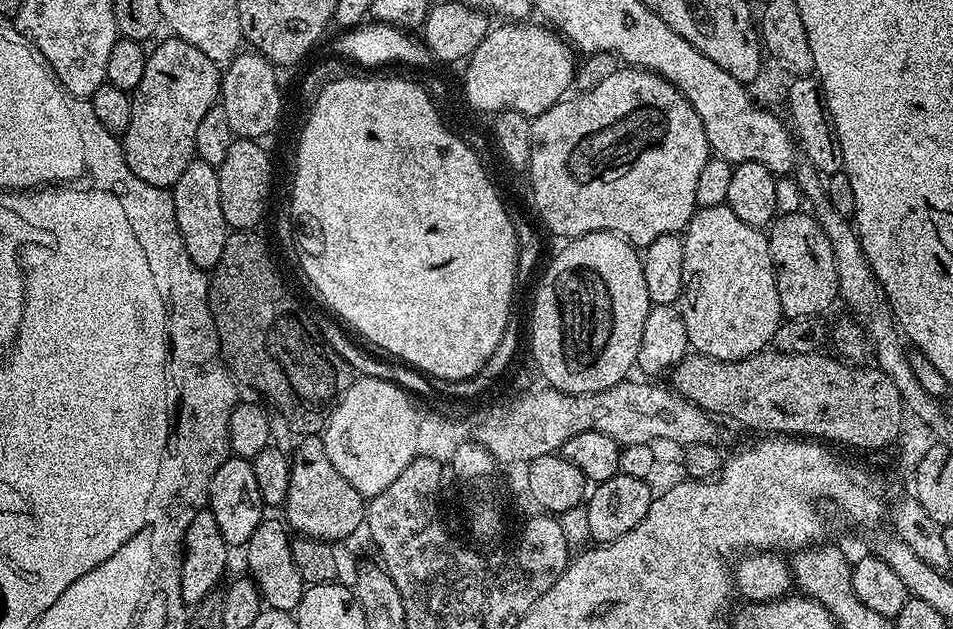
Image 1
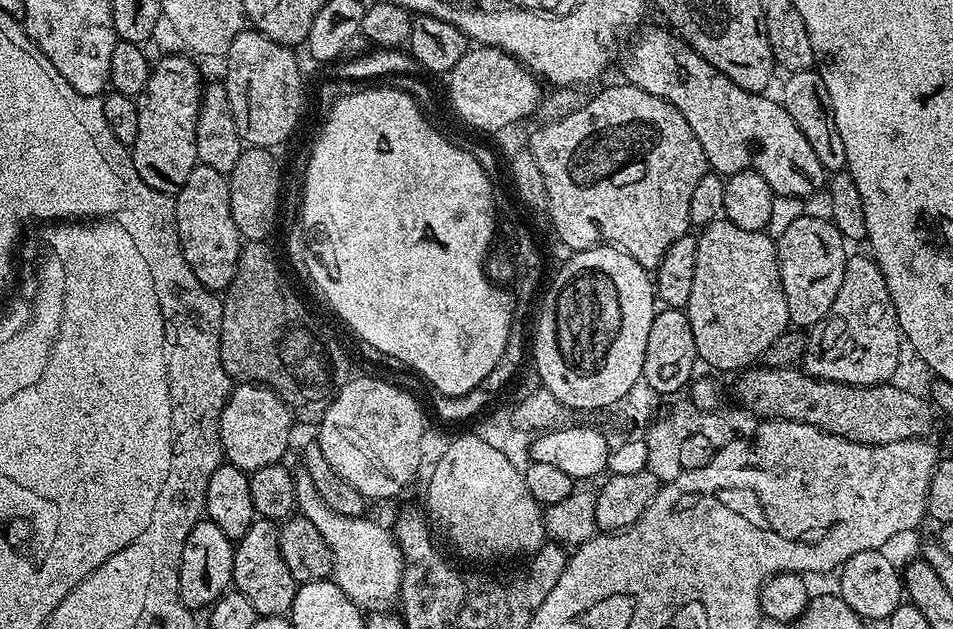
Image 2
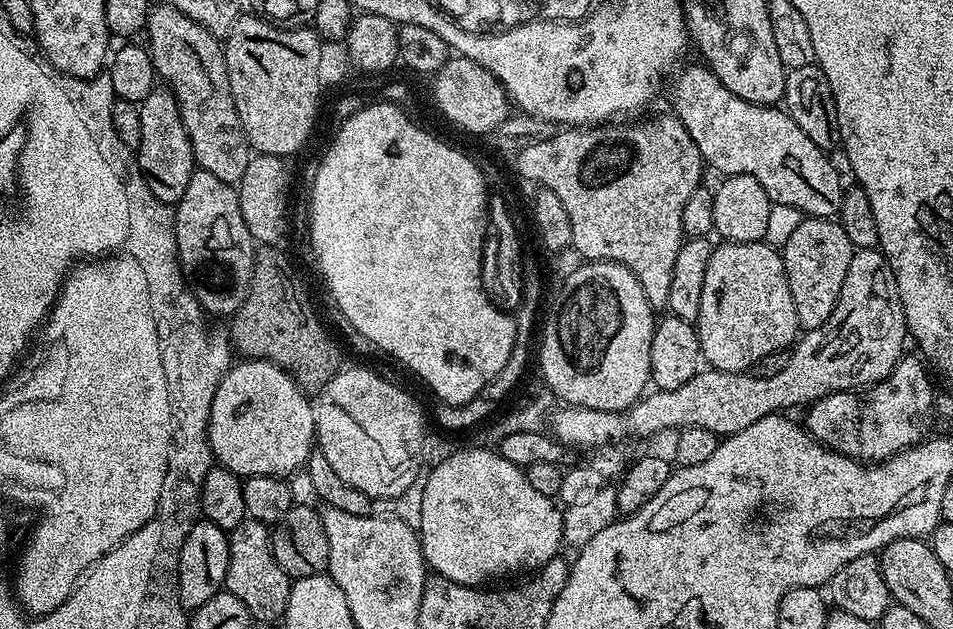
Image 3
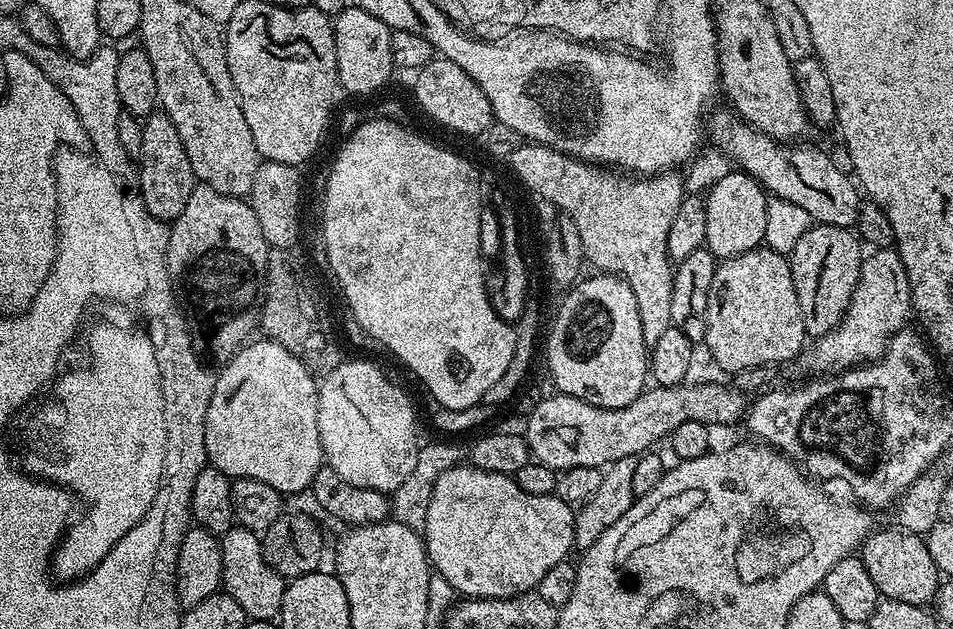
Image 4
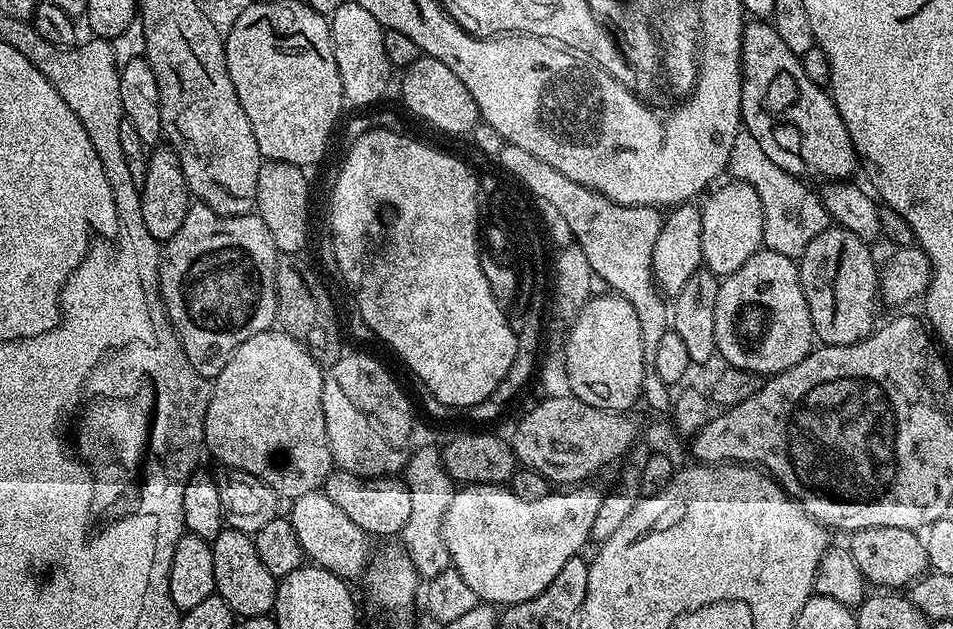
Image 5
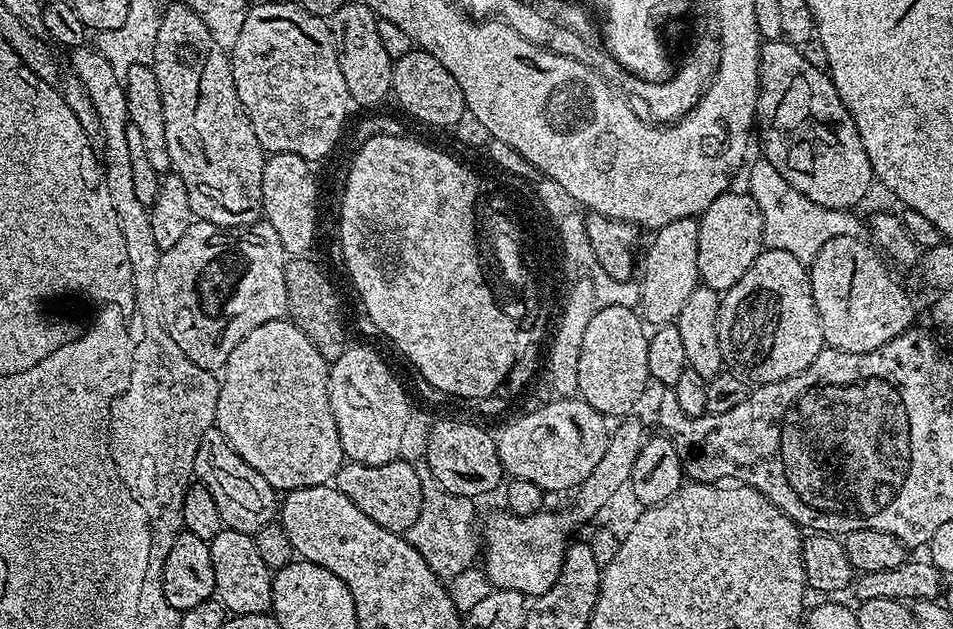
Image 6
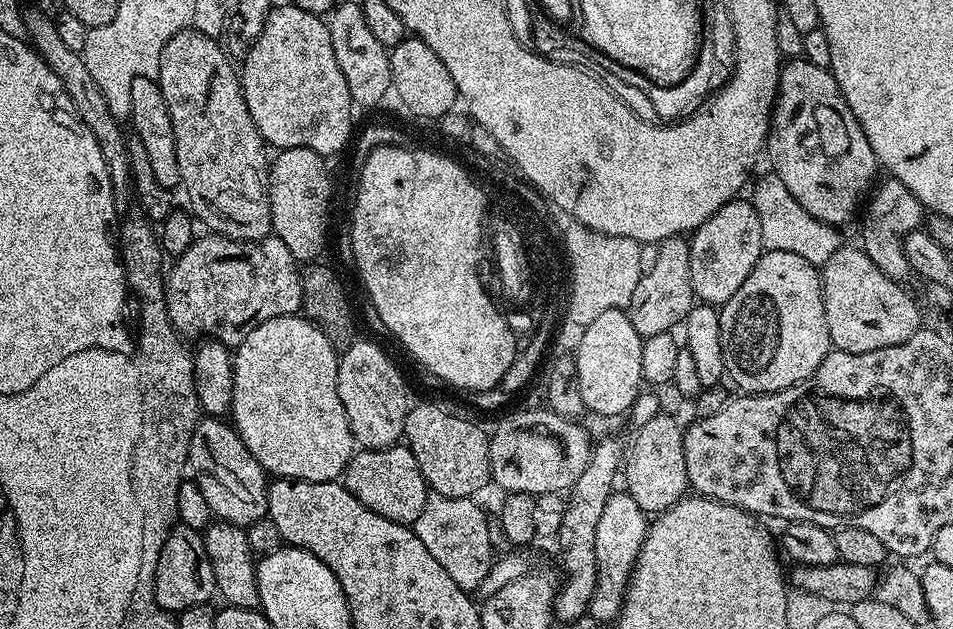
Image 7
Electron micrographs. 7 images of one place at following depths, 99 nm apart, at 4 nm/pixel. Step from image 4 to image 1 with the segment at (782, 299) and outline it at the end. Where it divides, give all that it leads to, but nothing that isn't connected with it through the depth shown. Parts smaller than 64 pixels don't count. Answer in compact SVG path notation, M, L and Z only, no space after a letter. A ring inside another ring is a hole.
M719 204L718 206L710 206L709 208L700 208L692 216L692 220L688 223L687 228L682 233L684 241L684 253L682 254L682 290L678 307L682 314L682 322L686 322L686 334L688 335L688 343L699 355L709 356L715 360L741 360L747 356L752 356L756 352L763 352L772 344L774 334L778 330L782 319L780 311L780 299L778 298L778 286L776 285L776 269L772 267L772 255L768 249L767 235L761 229L754 226L746 226L746 222L742 222L742 218L738 218L738 214L734 214L734 210L730 210L727 204Z

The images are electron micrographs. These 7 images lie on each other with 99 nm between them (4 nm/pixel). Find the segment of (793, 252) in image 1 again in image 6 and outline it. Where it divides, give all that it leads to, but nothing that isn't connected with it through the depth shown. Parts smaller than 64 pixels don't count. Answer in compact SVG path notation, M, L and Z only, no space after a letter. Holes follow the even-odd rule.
M858 236L830 238L830 242L818 250L810 262L810 275L814 306L818 306L827 347L850 354L866 354L886 346L886 342L913 327L916 308L887 267L881 253L867 239Z

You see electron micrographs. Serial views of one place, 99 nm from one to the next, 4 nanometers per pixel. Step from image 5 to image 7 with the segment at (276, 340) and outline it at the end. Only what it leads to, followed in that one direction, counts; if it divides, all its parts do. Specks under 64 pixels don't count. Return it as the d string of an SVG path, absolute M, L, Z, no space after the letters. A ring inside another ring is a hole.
M300 314L270 318L235 345L230 420L265 473L306 482L336 482L343 477L354 441L338 398L337 363L338 353L326 334Z

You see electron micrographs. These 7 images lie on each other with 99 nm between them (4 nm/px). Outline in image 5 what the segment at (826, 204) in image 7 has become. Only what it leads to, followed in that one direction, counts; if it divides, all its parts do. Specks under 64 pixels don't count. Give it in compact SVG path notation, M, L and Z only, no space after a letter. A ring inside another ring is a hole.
M768 22L745 23L742 34L742 106L740 119L757 149L791 176L821 176L824 182L844 182L858 168L846 122L821 85L806 74L804 61L778 38Z

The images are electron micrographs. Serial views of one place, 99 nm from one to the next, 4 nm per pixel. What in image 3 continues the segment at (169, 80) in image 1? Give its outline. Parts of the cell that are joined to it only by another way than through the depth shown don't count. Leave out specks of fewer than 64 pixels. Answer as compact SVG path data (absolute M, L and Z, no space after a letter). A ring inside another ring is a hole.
M157 86L153 88L151 94L139 105L140 117L142 118L142 142L136 152L136 162L138 169L144 176L146 186L164 204L175 206L186 194L186 182L190 182L194 169L197 167L196 159L190 146L190 138L186 134L186 126L180 117L180 108L176 105L176 98L167 87Z

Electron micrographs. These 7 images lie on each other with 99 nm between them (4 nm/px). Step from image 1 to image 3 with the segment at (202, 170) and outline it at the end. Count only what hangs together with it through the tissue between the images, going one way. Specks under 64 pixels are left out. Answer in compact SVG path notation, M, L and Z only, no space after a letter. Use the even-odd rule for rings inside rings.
M193 171L186 194L174 206L176 245L184 279L209 317L231 318L242 306L252 285L257 243L242 222L240 193L209 172Z

